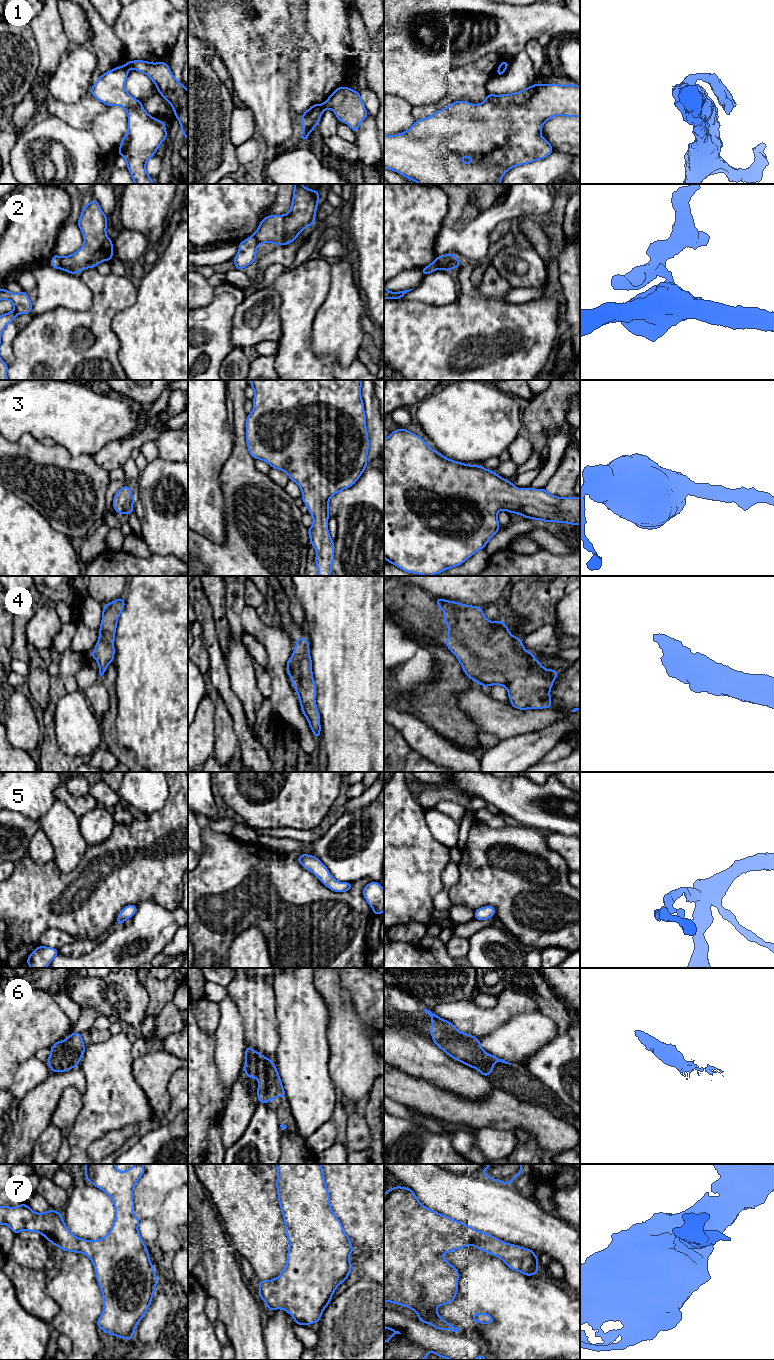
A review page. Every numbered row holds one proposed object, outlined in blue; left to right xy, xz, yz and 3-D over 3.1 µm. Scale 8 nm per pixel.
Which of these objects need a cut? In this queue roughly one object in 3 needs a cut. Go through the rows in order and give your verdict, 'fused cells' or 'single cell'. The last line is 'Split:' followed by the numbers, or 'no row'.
1: fused cells
2: fused cells
3: single cell
4: single cell
5: single cell
6: single cell
7: single cell
Split: 1, 2

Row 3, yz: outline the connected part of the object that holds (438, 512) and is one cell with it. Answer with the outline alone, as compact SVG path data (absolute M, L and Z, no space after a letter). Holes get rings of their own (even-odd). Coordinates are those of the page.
M399 428L392 431L384 439L384 558L387 562L396 565L405 572L425 576L439 574L449 568L459 566L478 550L484 549L488 541L499 531L500 524L497 514L502 509L508 513L513 512L522 515L524 518L540 519L545 523L552 521L580 525L580 497L556 497L549 494L544 488L532 489L526 487L519 490L513 483L501 478L494 471L480 465L464 464L444 457L438 451L430 448L423 438L406 429Z

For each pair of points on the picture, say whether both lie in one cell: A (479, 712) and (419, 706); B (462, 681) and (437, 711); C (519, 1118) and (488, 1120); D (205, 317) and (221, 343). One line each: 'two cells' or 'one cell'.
A: two cells
B: one cell
C: one cell
D: one cell

